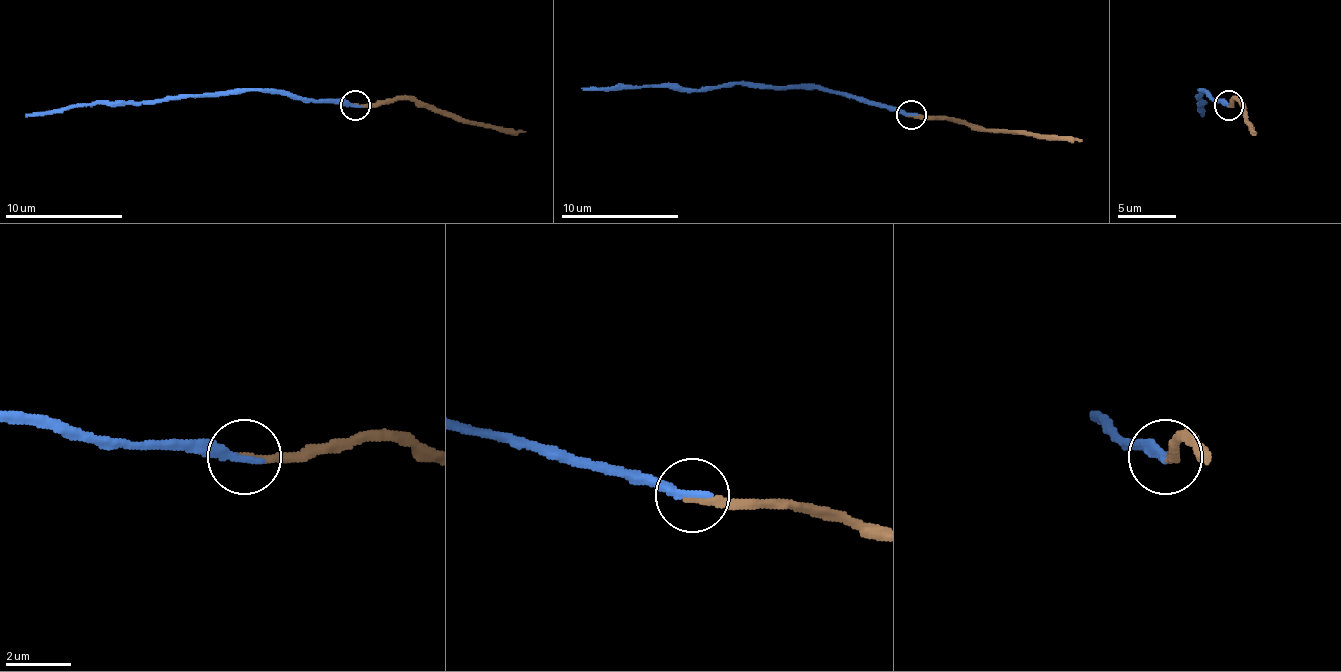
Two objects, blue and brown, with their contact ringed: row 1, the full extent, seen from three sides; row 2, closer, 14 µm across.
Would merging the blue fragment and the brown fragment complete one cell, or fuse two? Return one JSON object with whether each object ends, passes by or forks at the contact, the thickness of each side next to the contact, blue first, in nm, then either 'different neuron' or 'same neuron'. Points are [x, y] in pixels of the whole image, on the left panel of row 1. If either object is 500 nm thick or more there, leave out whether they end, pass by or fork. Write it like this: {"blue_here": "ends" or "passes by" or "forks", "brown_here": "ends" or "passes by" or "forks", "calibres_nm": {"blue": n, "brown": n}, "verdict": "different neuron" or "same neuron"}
{"blue_here": "ends", "brown_here": "ends", "calibres_nm": {"blue": 280, "brown": 240}, "verdict": "same neuron"}

